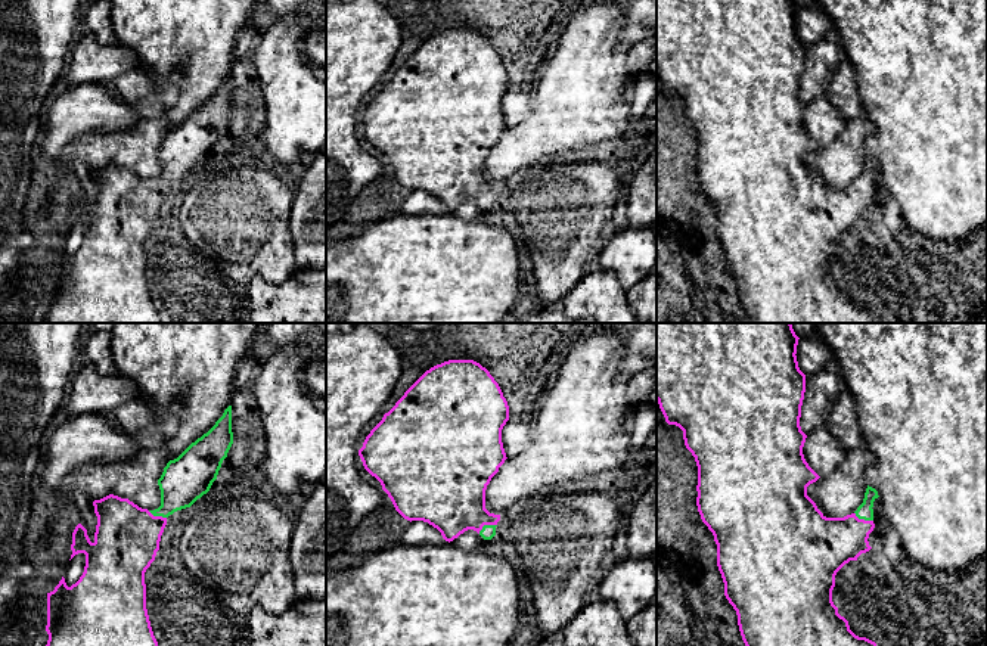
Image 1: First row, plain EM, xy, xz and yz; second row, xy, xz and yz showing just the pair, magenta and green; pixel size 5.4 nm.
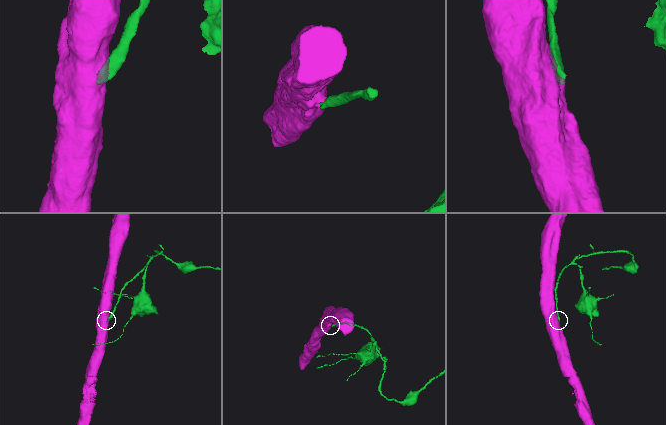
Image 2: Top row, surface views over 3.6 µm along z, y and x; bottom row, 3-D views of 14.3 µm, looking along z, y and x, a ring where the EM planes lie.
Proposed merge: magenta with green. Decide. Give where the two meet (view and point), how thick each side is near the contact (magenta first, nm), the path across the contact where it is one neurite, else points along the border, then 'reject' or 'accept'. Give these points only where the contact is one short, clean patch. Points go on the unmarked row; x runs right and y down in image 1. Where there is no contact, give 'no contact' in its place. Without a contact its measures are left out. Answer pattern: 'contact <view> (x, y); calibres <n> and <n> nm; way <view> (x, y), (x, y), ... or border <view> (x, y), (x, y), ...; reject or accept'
contact xz (486, 193); calibres 380 and 80 nm; way xz (450, 164), (468, 182), (486, 193), (489, 201); accept

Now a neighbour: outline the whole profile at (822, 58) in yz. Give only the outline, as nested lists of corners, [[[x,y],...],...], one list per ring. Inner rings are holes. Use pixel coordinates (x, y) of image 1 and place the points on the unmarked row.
[[[825,37],[814,44],[806,46],[806,62],[800,87],[800,96],[806,105],[825,94],[835,69],[845,58],[842,43],[832,43]]]

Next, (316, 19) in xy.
[[[266,0],[276,16],[286,15],[302,15],[304,29],[314,31],[320,28],[326,28],[326,0],[316,0],[319,3],[319,9],[311,12],[308,4],[313,0]]]

